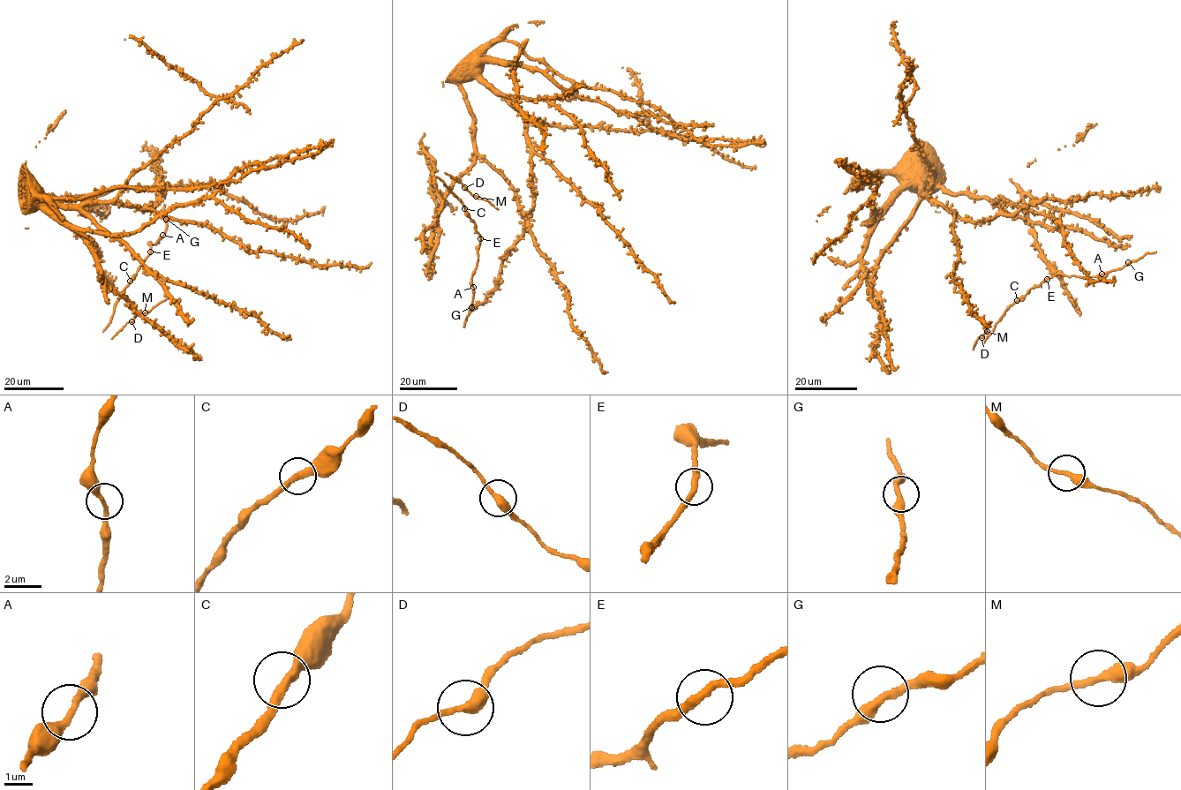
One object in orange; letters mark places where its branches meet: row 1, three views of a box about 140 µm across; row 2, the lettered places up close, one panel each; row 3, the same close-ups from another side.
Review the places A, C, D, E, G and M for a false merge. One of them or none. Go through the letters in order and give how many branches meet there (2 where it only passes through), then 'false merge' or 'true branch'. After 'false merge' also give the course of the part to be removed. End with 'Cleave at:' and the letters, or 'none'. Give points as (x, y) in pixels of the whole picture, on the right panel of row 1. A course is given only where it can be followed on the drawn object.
A: 2 branches meet; true branch
C: 2 branches meet; true branch
D: 2 branches meet; true branch
E: 2 branches meet; true branch
G: 2 branches meet; true branch
M: 2 branches meet; true branch
Cleave at: none

